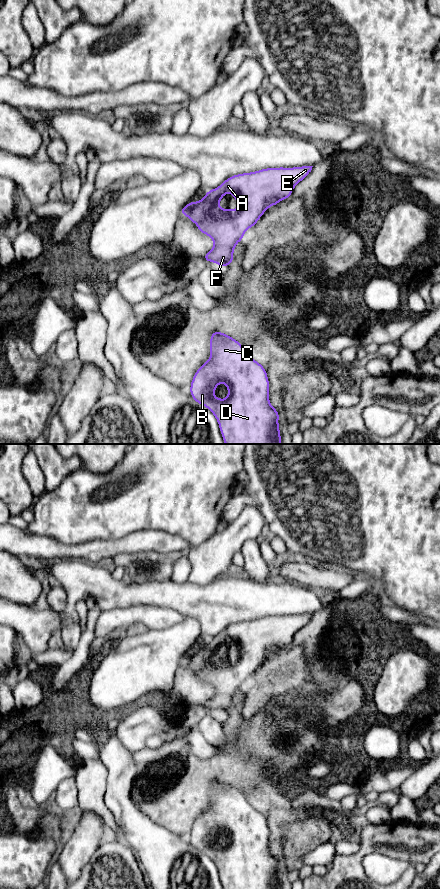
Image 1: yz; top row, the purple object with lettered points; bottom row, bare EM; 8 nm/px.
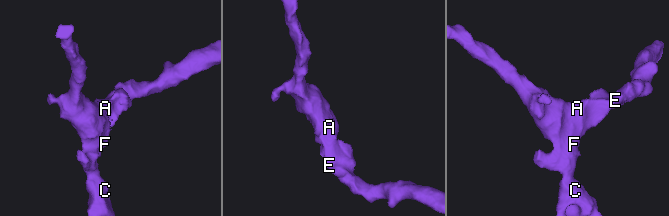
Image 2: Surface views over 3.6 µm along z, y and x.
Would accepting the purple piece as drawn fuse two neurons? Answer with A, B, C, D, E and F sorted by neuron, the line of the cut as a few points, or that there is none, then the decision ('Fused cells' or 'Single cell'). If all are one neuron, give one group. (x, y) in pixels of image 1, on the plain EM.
Groups: A B C D E F. No split. Single cell

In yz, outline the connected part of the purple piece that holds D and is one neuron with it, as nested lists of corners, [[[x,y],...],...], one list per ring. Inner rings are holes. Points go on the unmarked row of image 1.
[[[215,779],[210,786],[211,805],[195,820],[190,834],[191,845],[199,852],[207,855],[218,868],[224,889],[281,889],[279,878],[279,860],[269,850],[269,829],[267,819],[252,807],[243,794],[232,785]],[[219,831],[228,835],[228,845],[218,847],[214,839]]]

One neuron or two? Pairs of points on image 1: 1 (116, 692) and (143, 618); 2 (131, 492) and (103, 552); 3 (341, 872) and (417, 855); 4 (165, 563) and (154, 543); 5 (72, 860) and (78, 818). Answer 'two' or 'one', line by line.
1: two
2: two
3: one
4: two
5: one

